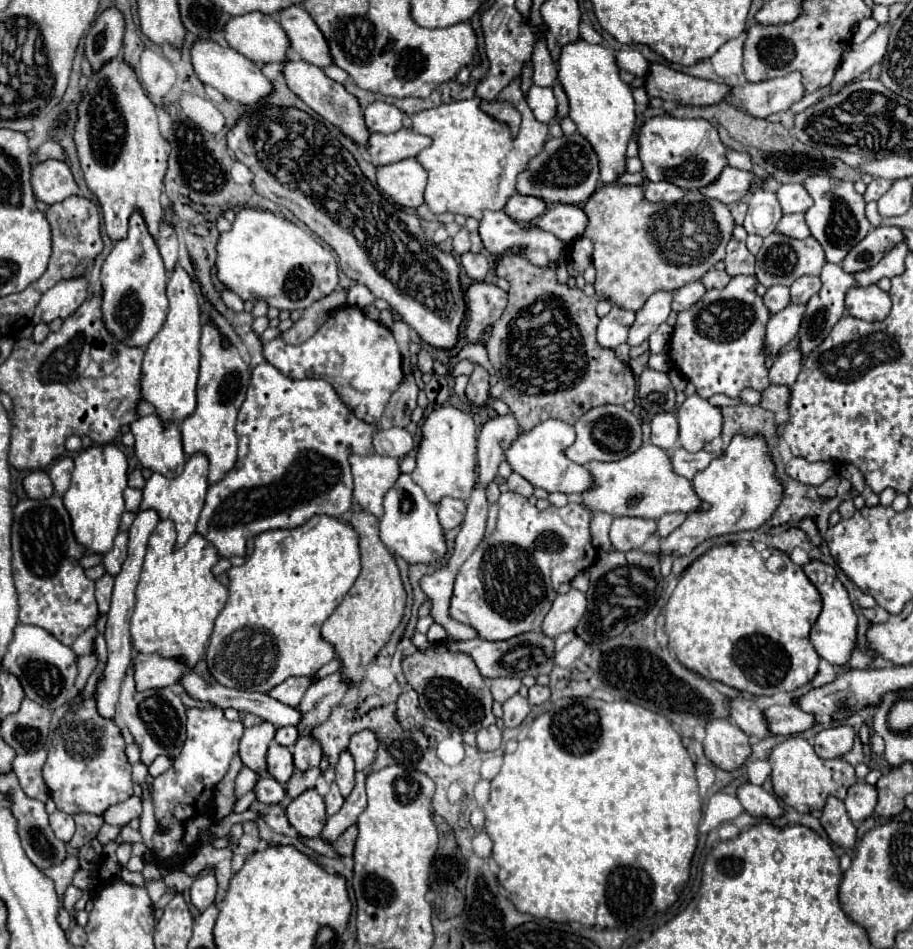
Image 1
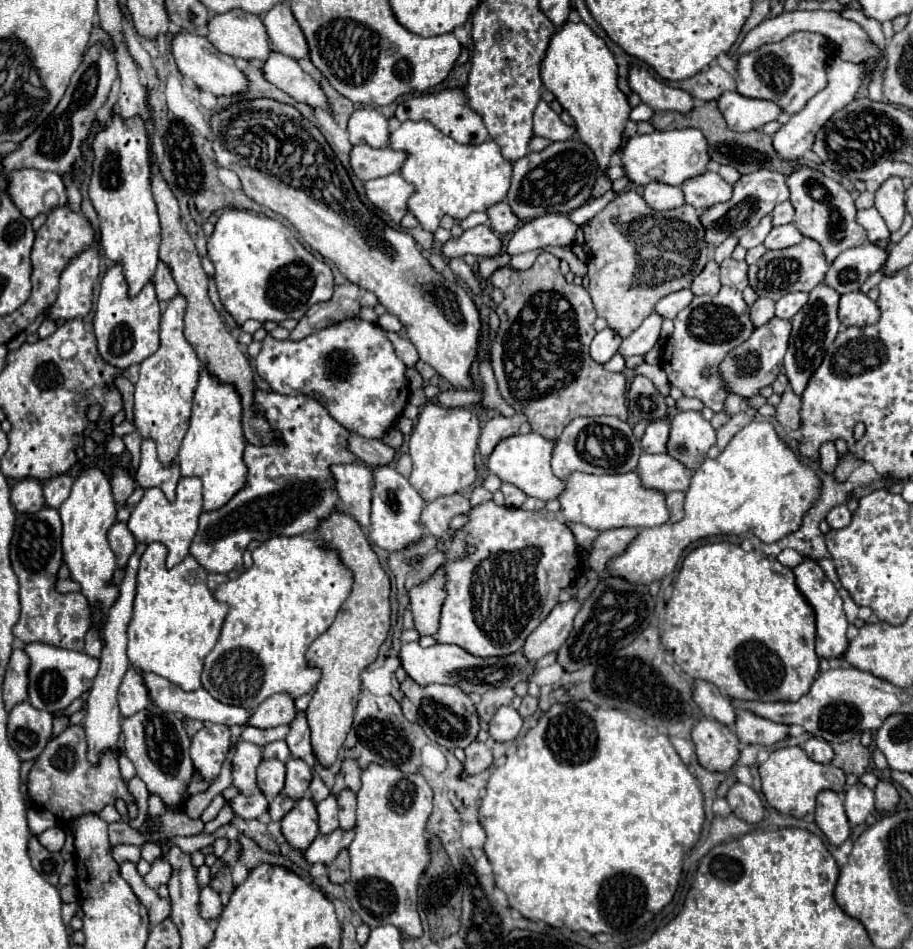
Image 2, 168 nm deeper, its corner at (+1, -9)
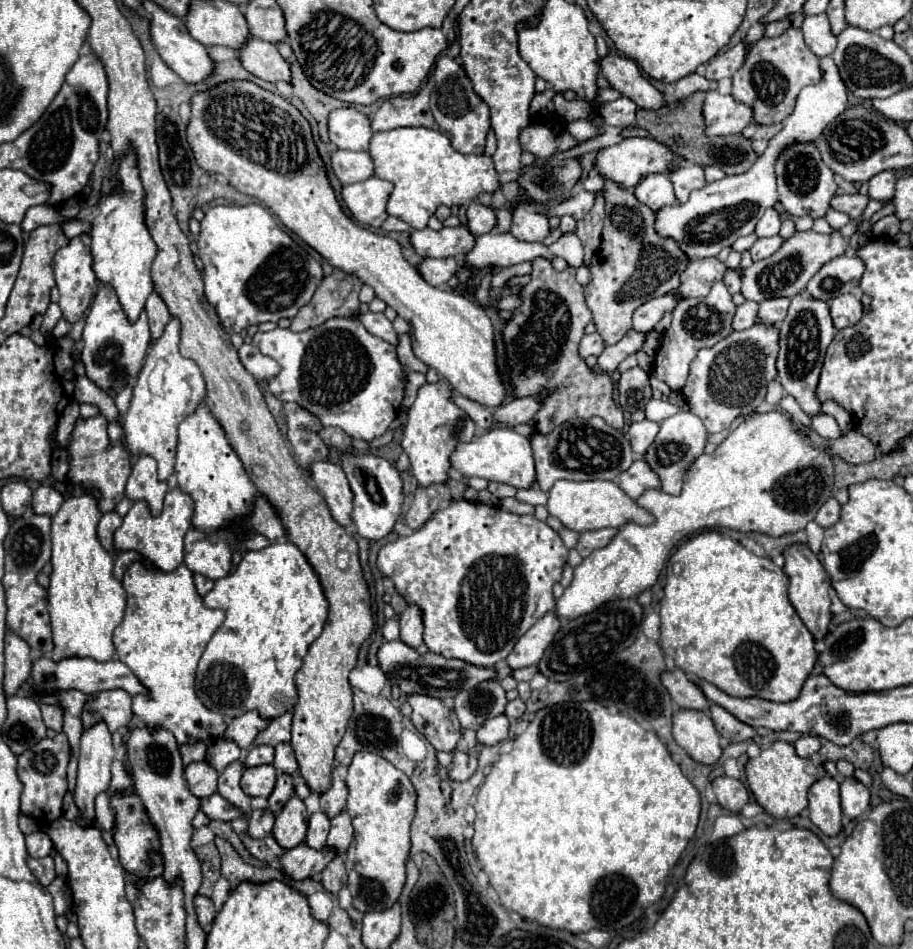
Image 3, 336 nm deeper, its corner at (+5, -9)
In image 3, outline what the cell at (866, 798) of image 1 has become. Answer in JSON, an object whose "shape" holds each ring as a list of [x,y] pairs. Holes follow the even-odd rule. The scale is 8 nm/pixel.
{"shape":[[[848,776],[840,782],[840,798],[842,798],[842,814],[848,818],[862,816],[870,806],[870,790],[854,776]]]}

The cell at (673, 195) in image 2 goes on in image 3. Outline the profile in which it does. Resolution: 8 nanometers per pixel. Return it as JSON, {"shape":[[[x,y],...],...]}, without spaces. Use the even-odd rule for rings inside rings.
{"shape":[[[648,174],[634,188],[636,198],[646,204],[650,210],[658,210],[664,206],[676,204],[672,182],[666,174]]]}

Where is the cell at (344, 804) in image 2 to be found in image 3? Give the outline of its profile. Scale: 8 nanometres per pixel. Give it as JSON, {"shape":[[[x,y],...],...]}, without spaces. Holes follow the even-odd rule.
{"shape":[[[340,812],[332,822],[330,822],[330,834],[328,834],[328,848],[334,848],[334,854],[344,854],[352,842],[352,820],[348,812]]]}

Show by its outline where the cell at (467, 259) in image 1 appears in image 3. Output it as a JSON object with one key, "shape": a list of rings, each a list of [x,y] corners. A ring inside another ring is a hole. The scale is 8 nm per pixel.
{"shape":[[[424,258],[420,264],[416,264],[416,270],[420,272],[420,276],[430,286],[442,286],[442,284],[446,284],[454,276],[456,268],[458,268],[456,258],[442,258],[442,260]]]}

